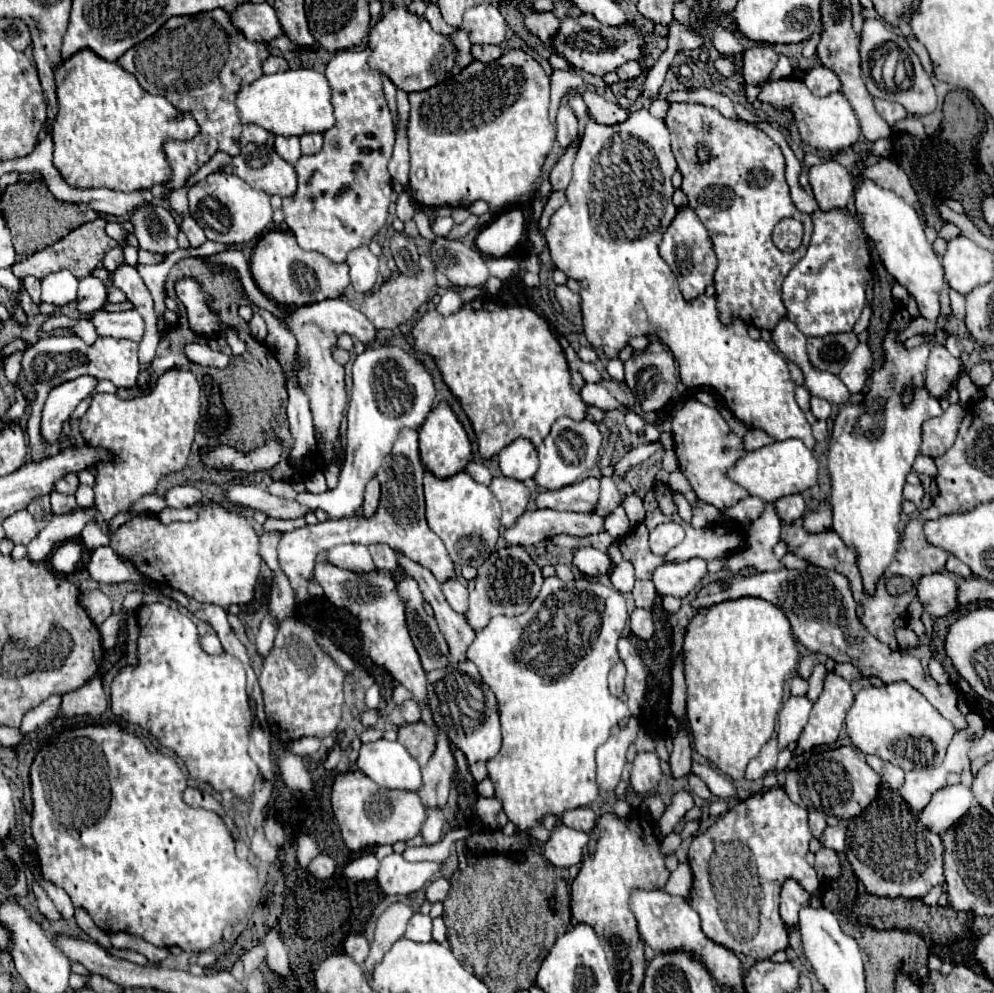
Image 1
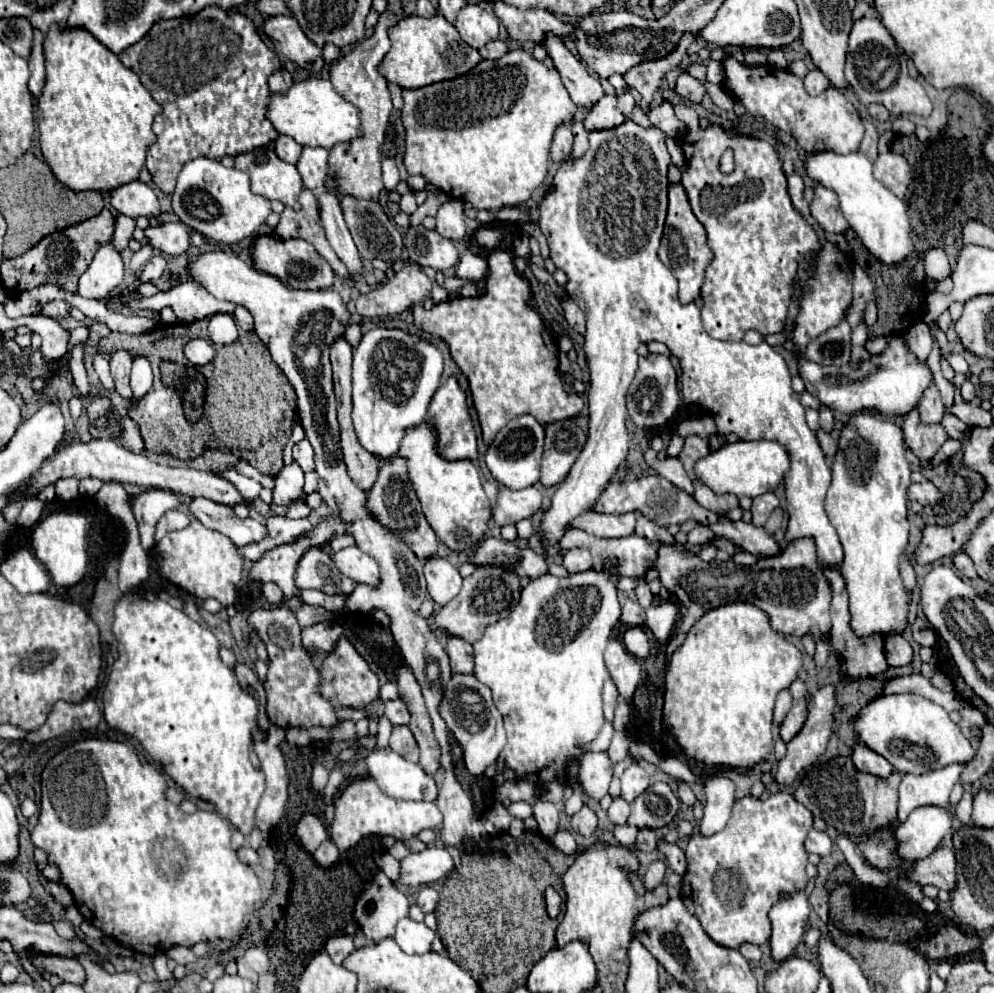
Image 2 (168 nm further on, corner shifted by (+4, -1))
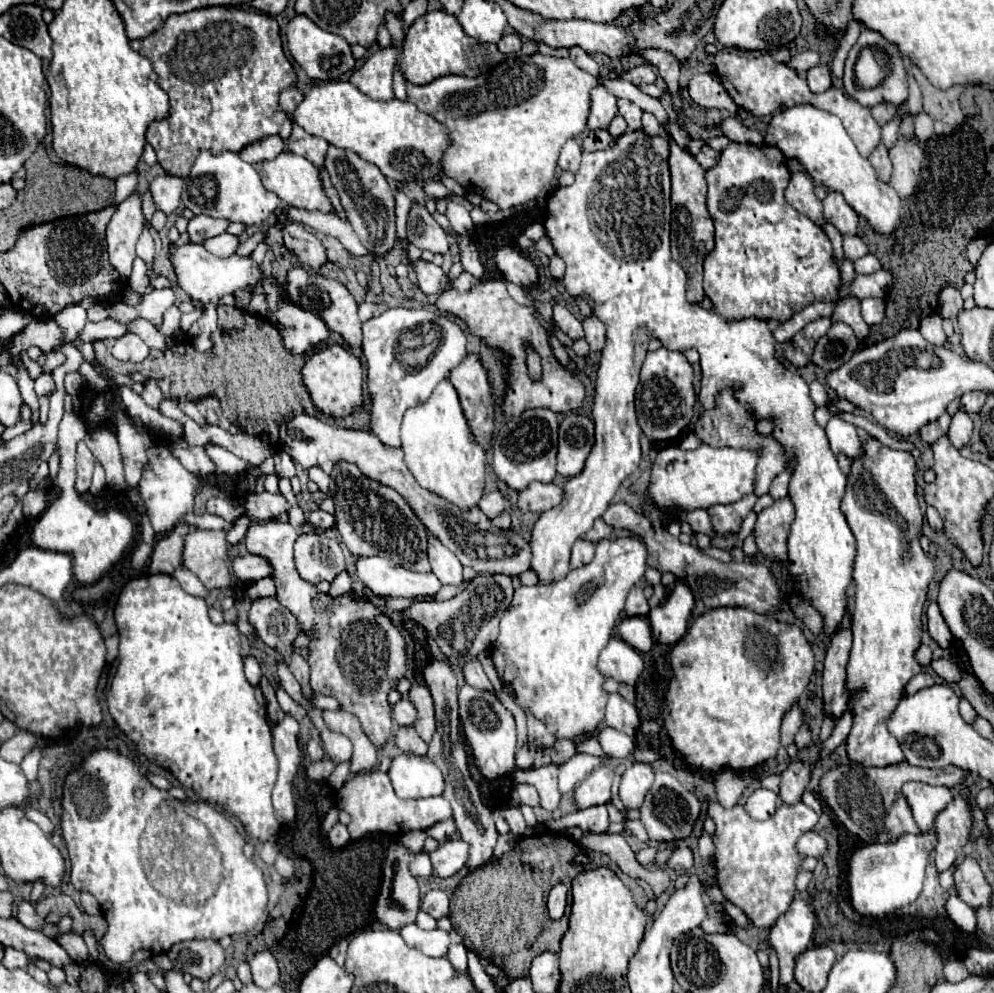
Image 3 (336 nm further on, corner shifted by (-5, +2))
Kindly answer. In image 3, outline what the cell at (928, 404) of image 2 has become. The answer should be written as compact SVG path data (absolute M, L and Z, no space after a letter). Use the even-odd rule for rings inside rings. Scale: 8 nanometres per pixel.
M944 413L944 415L942 415L938 421L924 425L924 427L920 429L920 439L922 439L924 443L928 443L928 445L936 443L940 437L944 437L944 435L948 433L950 419L952 419L952 417L950 417L948 413Z

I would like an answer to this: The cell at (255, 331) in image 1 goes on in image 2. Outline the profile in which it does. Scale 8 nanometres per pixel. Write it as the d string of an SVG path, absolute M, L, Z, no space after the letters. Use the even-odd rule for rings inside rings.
M237 306L233 312L235 322L241 330L247 330L247 332L254 332L254 322L249 311L243 306Z

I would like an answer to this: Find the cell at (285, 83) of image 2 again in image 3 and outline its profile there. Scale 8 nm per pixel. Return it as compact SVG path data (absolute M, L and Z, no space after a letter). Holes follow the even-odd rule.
M290 87L290 89L282 91L282 95L280 95L280 109L282 109L290 119L292 119L294 109L302 103L302 99L304 99L302 91L296 89L296 87Z

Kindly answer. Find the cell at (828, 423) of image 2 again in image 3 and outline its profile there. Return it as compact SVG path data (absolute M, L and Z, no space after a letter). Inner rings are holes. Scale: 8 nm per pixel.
M830 417L828 425L824 427L830 451L834 455L846 455L850 461L864 459L864 443L856 433L856 427L840 417Z

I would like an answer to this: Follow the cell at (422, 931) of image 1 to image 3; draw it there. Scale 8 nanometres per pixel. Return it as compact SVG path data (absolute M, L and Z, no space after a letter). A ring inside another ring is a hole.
M416 923L402 927L400 935L406 941L406 945L422 951L428 957L446 957L448 947L450 947L450 935L448 933L444 933L440 929L422 931L422 929L418 929Z

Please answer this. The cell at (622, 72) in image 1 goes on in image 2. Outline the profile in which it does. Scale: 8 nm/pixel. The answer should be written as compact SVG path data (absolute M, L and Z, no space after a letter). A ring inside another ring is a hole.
M685 32L685 34L681 34L679 44L677 44L667 56L657 58L657 60L649 60L649 62L641 62L641 64L637 64L637 66L633 66L633 68L629 68L629 70L625 72L623 78L625 78L627 86L633 88L633 90L637 90L637 92L643 96L641 108L643 108L645 112L649 112L649 104L651 104L651 100L653 100L655 90L659 88L661 78L663 78L667 72L671 72L673 68L679 66L681 58L685 56L685 52L687 52L687 48L693 44L693 40L695 40L695 36L693 36L691 32Z

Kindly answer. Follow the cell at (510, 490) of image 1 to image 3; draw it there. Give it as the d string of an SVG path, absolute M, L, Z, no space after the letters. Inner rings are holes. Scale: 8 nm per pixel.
M534 481L526 491L518 495L518 507L522 511L534 511L534 513L544 513L552 507L556 507L564 499L564 489L554 485L554 483L538 483Z

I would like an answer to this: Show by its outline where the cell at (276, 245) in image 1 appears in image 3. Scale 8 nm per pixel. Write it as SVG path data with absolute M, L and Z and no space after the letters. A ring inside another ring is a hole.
M286 223L286 225L282 225L282 235L284 235L286 247L300 259L302 265L320 269L328 261L324 245L304 225Z

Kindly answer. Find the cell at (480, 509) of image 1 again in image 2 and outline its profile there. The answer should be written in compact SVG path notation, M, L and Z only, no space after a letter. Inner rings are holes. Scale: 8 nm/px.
M429 422L409 430L401 442L401 456L407 458L409 478L415 486L423 514L439 542L455 554L471 554L481 544L491 520L491 504L483 492L481 478L471 460L443 460L437 454L437 438Z

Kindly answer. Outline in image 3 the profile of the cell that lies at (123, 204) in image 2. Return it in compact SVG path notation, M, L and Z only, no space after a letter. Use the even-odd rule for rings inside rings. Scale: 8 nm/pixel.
M172 173L160 175L150 183L150 191L154 195L154 203L156 209L164 211L166 215L174 213L176 207L180 205L180 195L182 195L182 187L184 187L184 179Z

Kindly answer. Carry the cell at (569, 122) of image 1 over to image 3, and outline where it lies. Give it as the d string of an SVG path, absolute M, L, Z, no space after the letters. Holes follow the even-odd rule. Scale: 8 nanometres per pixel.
M570 139L570 141L564 145L562 153L560 153L560 161L558 161L560 169L562 169L562 171L576 173L578 167L580 167L580 153L582 153L582 151L580 151L580 147L578 147L578 141L576 141L576 139Z

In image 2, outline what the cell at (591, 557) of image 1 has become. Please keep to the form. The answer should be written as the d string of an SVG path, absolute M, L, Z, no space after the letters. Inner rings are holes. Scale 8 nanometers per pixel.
M575 548L575 550L567 550L563 554L563 566L569 572L585 572L593 568L593 558L589 554L589 550L585 548Z

